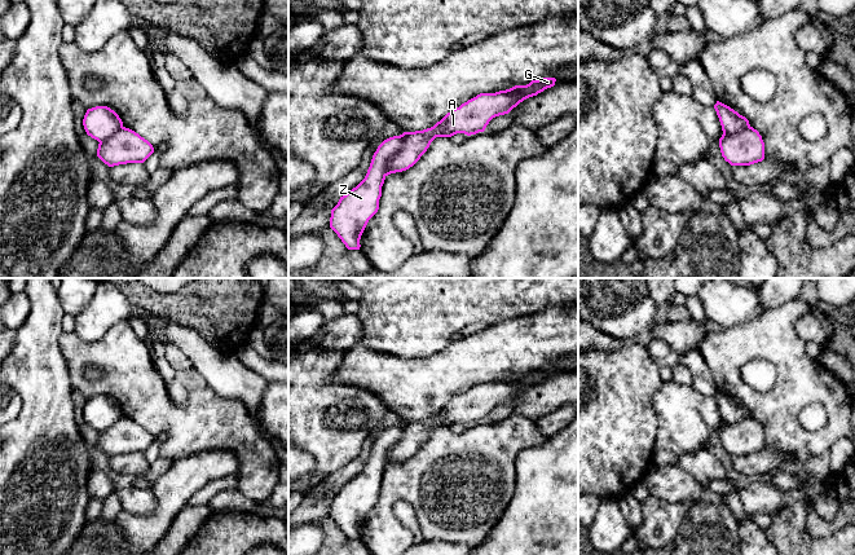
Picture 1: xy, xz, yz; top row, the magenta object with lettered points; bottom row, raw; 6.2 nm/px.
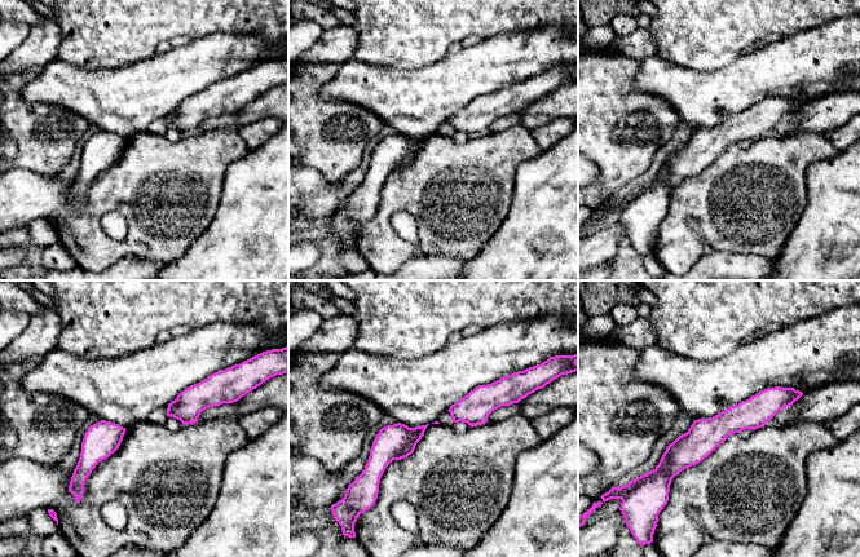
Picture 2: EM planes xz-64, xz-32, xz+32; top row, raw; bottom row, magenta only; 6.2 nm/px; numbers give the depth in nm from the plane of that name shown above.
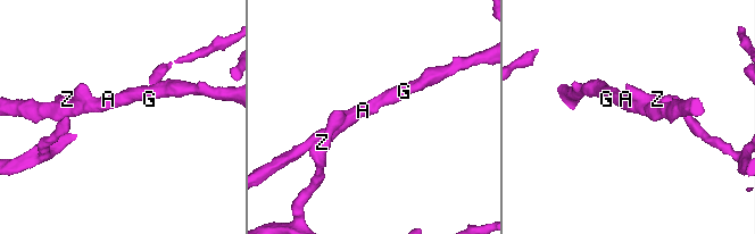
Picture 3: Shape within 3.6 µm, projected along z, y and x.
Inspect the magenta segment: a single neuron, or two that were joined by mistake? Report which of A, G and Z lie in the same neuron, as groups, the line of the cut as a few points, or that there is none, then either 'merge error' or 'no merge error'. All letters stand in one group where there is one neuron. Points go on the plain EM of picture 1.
A G / Z | xz (402, 424), (402, 437), (389, 450), (386, 465) | merge error

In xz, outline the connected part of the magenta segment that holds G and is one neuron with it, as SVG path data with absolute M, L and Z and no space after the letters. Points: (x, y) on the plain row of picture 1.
M543 367L495 383L480 383L450 400L433 417L404 422L402 439L389 450L387 466L413 457L436 427L451 427L457 423L471 426L484 422L493 408L508 404L524 389L554 376L555 371L555 367Z

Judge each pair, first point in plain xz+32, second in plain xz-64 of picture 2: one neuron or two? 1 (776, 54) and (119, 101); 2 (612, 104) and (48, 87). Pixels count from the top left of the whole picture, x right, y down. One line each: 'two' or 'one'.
1: one
2: two

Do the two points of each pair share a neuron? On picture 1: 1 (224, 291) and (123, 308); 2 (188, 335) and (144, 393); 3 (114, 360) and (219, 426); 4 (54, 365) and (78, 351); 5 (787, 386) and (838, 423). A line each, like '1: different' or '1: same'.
1: different
2: different
3: same
4: different
5: same

